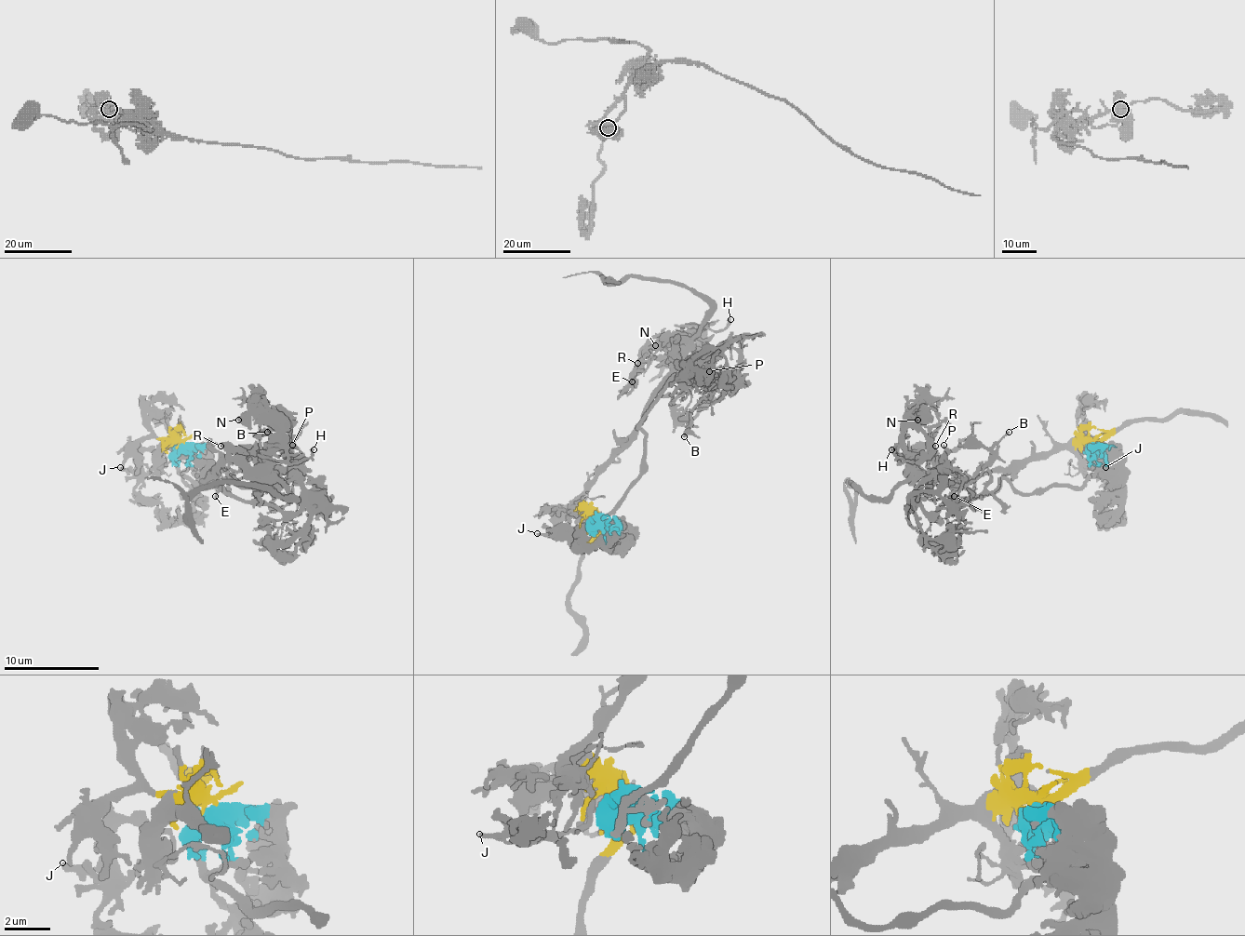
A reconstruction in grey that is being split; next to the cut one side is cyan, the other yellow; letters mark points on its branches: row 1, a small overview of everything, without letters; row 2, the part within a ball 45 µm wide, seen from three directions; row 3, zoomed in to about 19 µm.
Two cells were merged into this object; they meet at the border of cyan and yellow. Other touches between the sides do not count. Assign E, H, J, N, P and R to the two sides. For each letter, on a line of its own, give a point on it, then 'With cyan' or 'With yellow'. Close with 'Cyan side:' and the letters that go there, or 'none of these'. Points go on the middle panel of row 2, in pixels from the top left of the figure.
E: Place: (632, 381). With yellow
H: Place: (730, 319). With yellow
J: Place: (537, 533). With yellow
N: Place: (655, 345). With yellow
P: Place: (709, 371). With cyan
R: Place: (637, 363). With yellow
Cyan side: P

